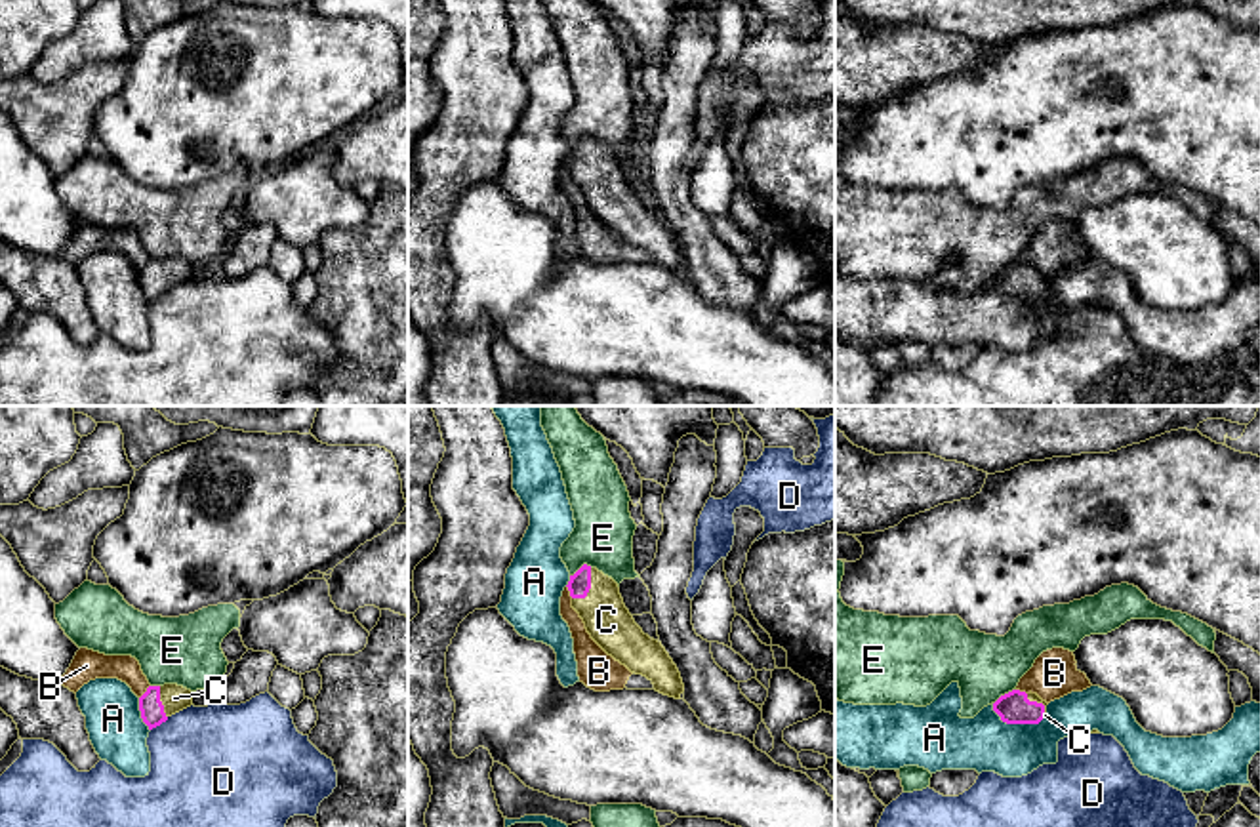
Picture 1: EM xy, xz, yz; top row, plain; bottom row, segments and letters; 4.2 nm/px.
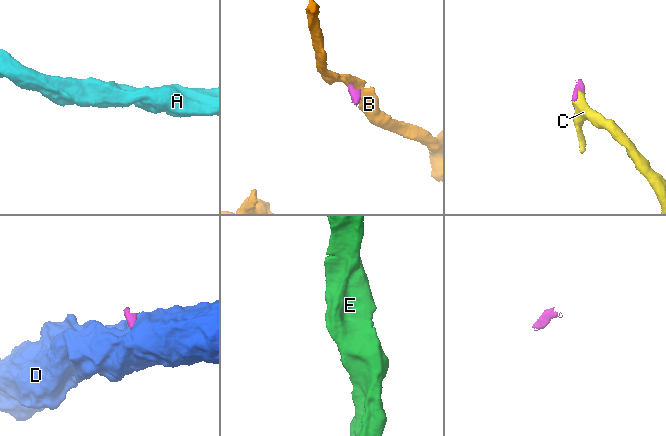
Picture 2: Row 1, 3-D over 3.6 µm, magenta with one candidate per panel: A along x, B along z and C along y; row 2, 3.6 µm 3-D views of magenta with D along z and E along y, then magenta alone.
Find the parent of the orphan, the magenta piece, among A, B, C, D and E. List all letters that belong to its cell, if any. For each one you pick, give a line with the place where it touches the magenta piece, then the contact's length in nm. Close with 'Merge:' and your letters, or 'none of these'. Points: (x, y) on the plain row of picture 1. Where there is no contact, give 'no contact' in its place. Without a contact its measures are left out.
C: xz (589, 161) | 160 nm
Merge: C

